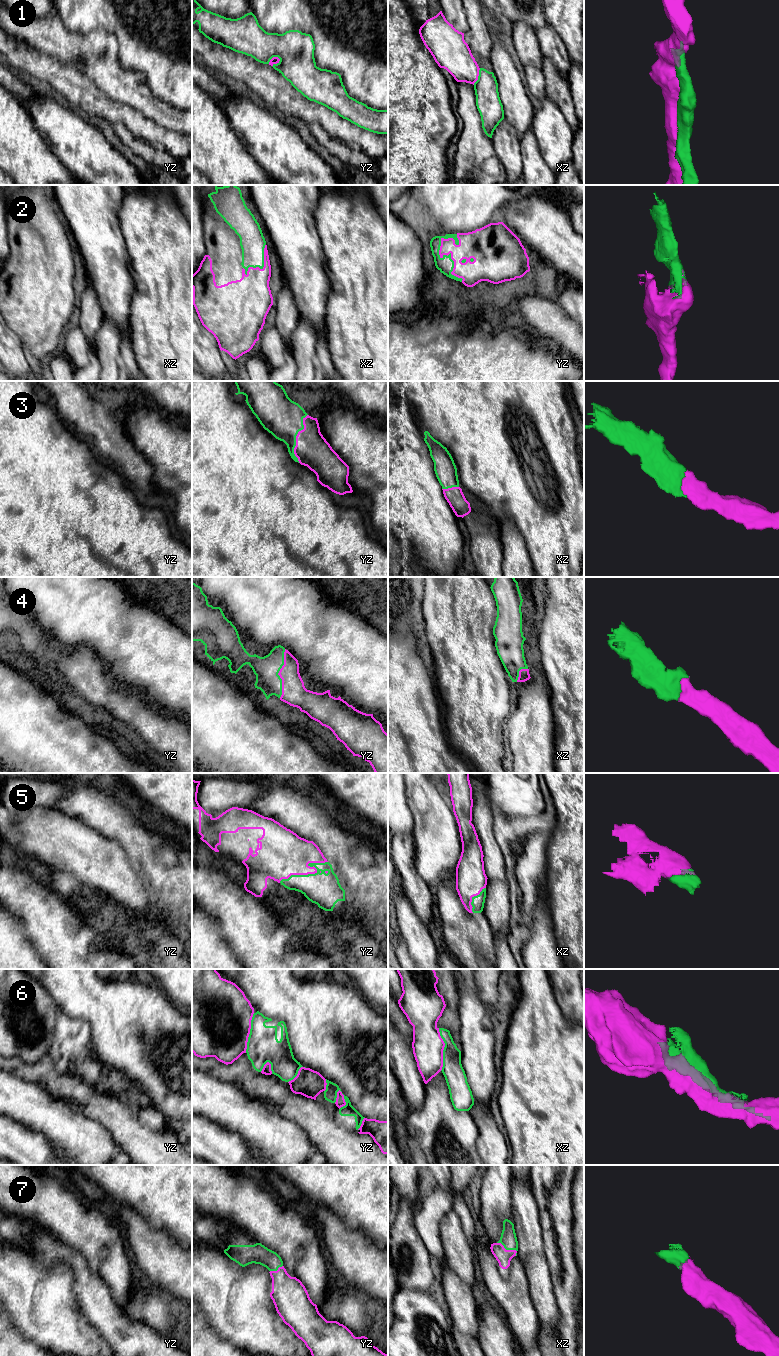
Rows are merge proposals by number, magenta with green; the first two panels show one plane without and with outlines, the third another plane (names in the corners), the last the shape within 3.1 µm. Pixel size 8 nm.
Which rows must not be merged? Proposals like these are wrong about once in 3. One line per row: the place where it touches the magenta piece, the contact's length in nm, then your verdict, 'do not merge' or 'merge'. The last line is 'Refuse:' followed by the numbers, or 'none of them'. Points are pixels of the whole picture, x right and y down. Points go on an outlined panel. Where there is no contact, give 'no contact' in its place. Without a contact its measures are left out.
1: meets magenta in yz at (273, 57); contact 110 nm long; do not merge
2: meets magenta in yz at (451, 256); contact 400 nm long; merge
3: meets magenta in yz at (296, 438); contact 400 nm long; merge
4: meets magenta in yz at (278, 673); contact 400 nm long; merge
5: meets magenta in yz at (312, 873); contact 420 nm long; merge
6: meets magenta in xz at (443, 1049); contact 340 nm long; do not merge
7: meets magenta in xz at (509, 1250); contact 190 nm long; merge
Refuse: 1, 6

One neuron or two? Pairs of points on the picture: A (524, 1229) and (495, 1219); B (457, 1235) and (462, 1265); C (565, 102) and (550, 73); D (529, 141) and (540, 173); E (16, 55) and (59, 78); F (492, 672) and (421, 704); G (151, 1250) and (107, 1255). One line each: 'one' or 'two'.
A: two
B: one
C: one
D: one
E: one
F: two
G: two

